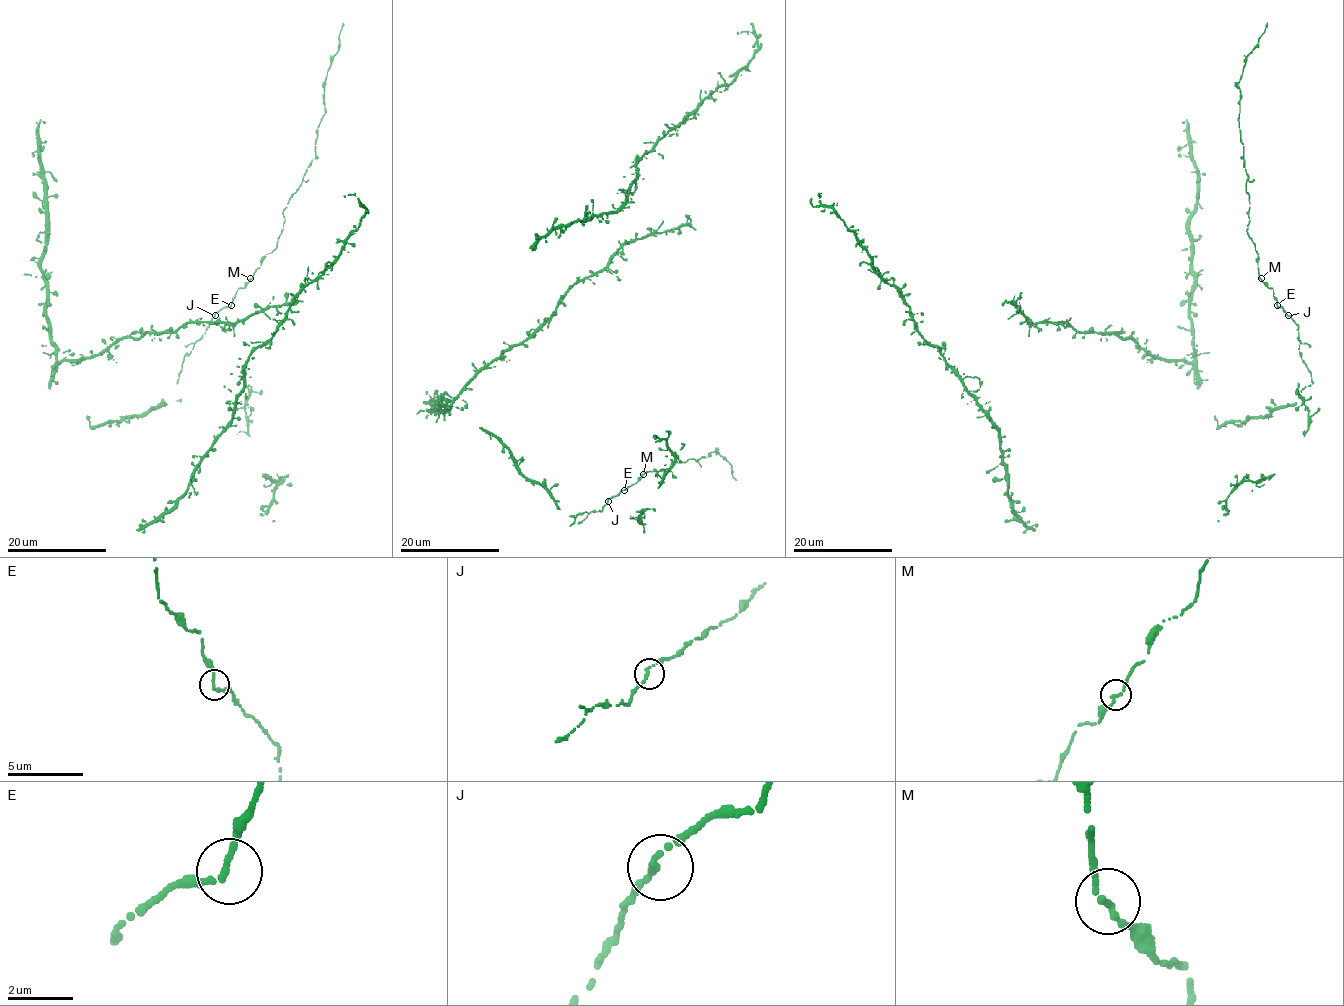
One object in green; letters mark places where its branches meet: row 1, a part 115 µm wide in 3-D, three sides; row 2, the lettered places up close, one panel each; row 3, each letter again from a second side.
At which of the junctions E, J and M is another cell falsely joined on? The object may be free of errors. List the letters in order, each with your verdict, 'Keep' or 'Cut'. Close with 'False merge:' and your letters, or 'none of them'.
E: Keep
J: Keep
M: Keep
False merge: none of them

